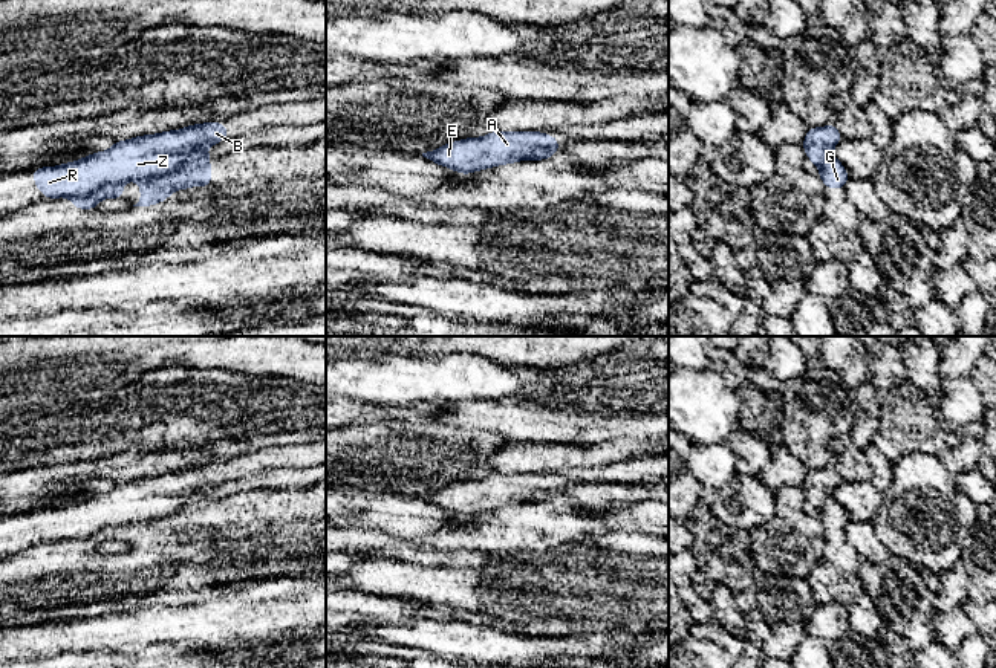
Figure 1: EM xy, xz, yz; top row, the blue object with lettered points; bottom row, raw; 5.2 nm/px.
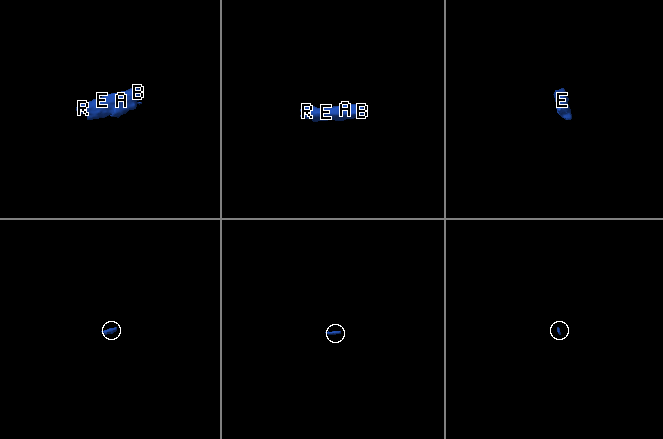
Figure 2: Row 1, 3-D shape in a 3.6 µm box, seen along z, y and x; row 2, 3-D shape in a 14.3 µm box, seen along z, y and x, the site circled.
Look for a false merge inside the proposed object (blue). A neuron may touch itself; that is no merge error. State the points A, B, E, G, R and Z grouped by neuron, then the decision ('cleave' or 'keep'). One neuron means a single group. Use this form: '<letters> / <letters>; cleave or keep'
A B E R Z / G; cleave

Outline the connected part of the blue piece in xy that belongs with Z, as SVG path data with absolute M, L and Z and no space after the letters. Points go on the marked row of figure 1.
M219 121L193 124L181 130L115 141L106 151L80 161L34 170L35 188L47 199L87 196L104 185L125 183L171 173L191 154L229 135Z

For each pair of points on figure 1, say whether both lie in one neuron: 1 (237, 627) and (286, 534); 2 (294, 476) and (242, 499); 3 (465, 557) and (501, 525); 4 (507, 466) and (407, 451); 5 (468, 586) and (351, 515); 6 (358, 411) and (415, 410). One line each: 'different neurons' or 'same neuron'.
1: different neurons
2: different neurons
3: different neurons
4: different neurons
5: different neurons
6: same neuron

